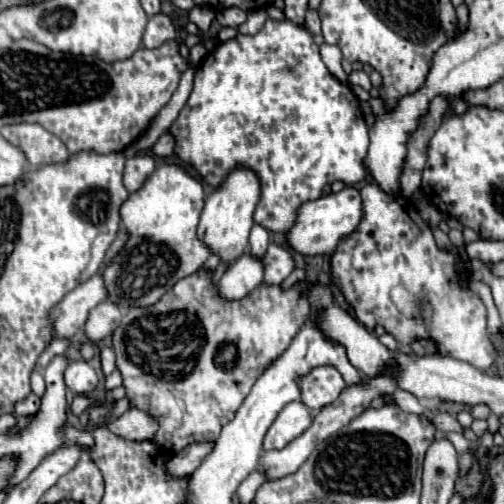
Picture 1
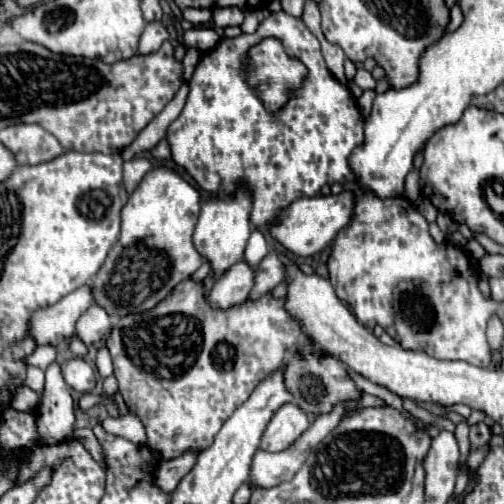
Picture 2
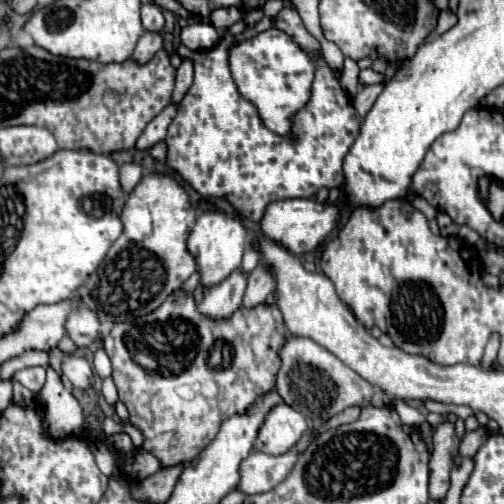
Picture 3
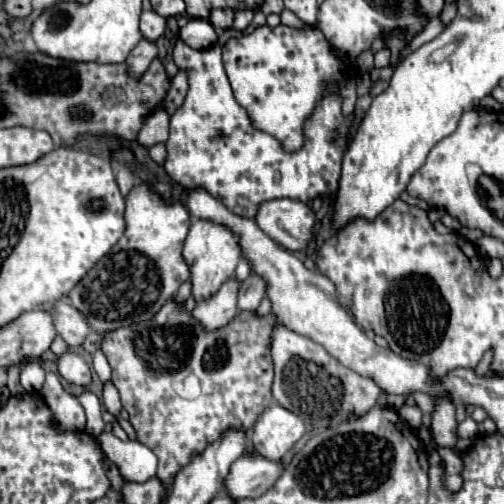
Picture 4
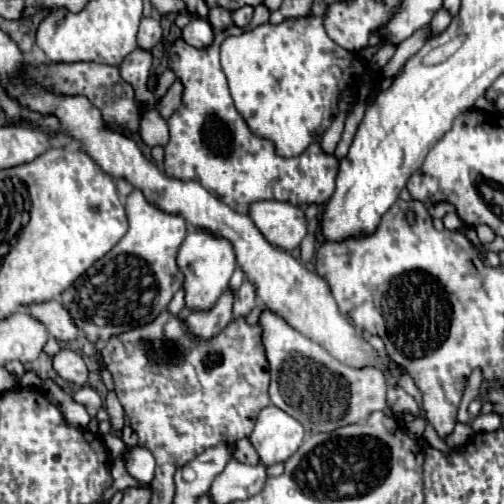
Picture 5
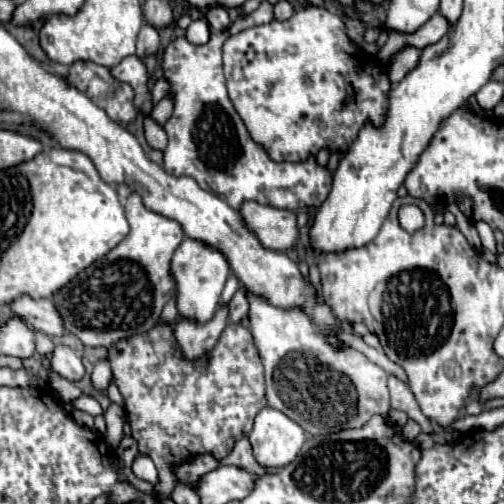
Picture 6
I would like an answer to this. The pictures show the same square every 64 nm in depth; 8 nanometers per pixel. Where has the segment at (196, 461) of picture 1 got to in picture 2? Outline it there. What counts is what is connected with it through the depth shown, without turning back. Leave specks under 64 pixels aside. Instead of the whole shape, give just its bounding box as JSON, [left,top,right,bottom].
[154,452,196,492]

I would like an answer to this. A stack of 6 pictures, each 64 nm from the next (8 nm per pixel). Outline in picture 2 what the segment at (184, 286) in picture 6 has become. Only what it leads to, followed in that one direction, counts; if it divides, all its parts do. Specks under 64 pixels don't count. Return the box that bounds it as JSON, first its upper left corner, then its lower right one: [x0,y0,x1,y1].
[192,190,252,276]

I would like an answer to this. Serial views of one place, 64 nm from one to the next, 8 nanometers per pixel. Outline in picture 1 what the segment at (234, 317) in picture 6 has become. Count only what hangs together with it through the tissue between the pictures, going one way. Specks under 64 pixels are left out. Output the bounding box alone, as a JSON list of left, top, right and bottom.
[262,244,294,286]

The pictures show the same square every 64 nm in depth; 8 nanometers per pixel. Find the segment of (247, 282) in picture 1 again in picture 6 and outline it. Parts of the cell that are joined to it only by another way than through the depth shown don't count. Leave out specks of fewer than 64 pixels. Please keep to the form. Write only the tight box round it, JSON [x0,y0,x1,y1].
[174,308,226,362]

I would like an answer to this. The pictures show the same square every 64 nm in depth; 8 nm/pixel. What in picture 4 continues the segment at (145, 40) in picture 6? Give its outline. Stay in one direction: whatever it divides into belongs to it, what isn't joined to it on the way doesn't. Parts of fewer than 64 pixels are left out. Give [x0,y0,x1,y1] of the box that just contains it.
[140,10,166,42]

